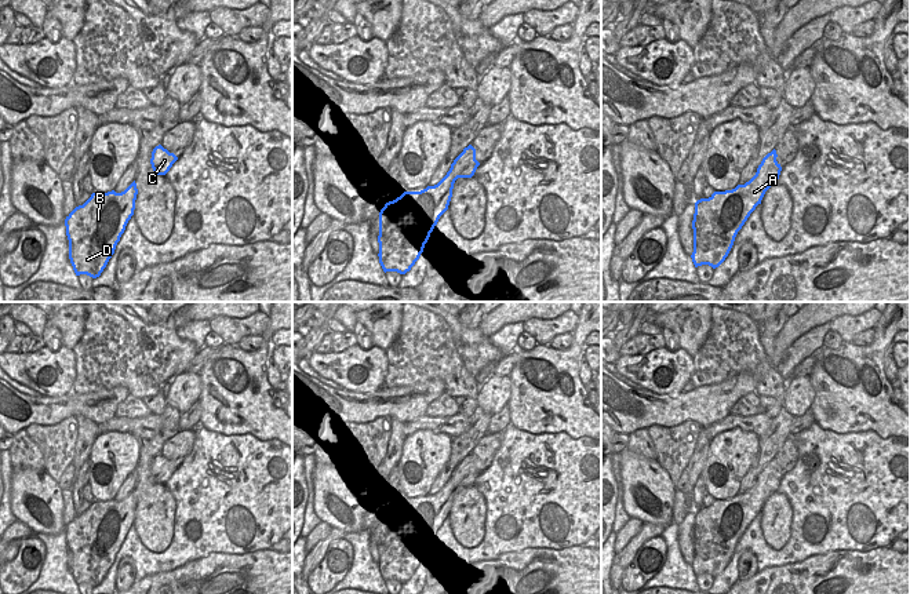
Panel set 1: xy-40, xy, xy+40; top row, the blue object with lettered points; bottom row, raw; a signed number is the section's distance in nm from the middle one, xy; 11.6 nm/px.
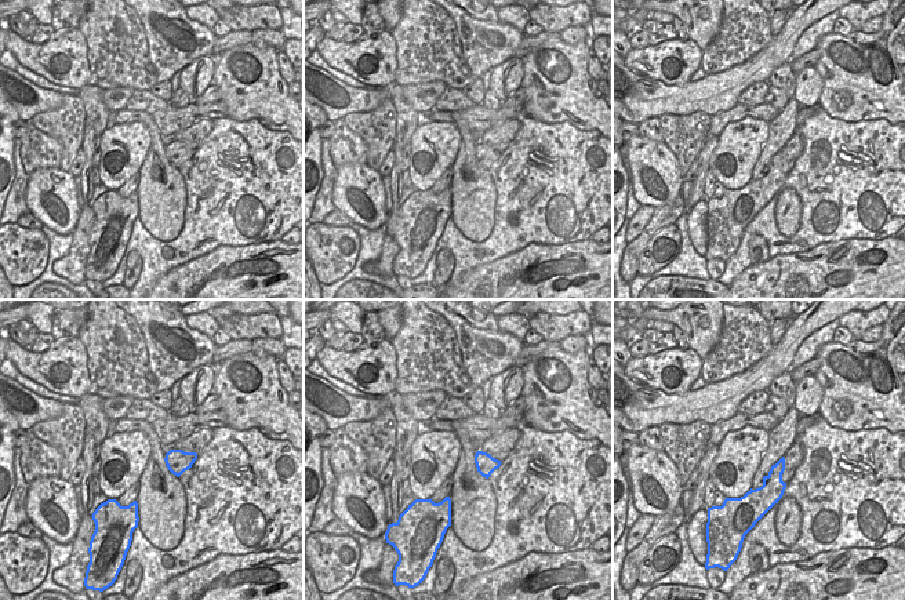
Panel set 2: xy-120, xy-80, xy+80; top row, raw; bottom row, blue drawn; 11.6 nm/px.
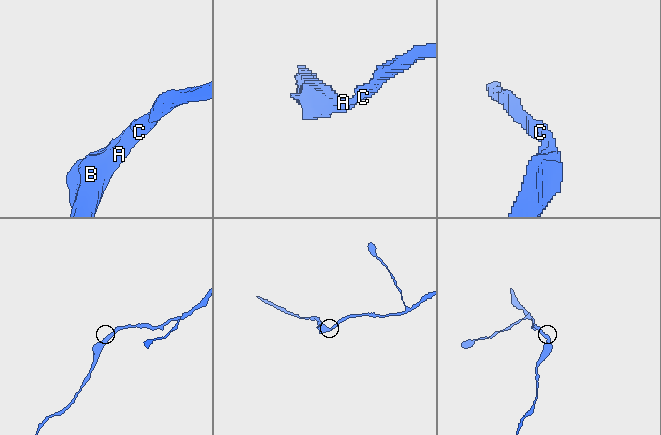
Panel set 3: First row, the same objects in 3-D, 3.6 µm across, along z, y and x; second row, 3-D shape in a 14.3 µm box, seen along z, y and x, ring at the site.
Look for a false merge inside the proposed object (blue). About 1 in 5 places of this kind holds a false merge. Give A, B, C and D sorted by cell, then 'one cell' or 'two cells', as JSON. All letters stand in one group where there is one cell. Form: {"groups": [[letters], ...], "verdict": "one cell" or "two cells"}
{"groups": [["A", "B", "C", "D"]], "verdict": "one cell"}

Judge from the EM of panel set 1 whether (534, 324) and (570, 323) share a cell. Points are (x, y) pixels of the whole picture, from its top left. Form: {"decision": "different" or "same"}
{"decision": "same"}

